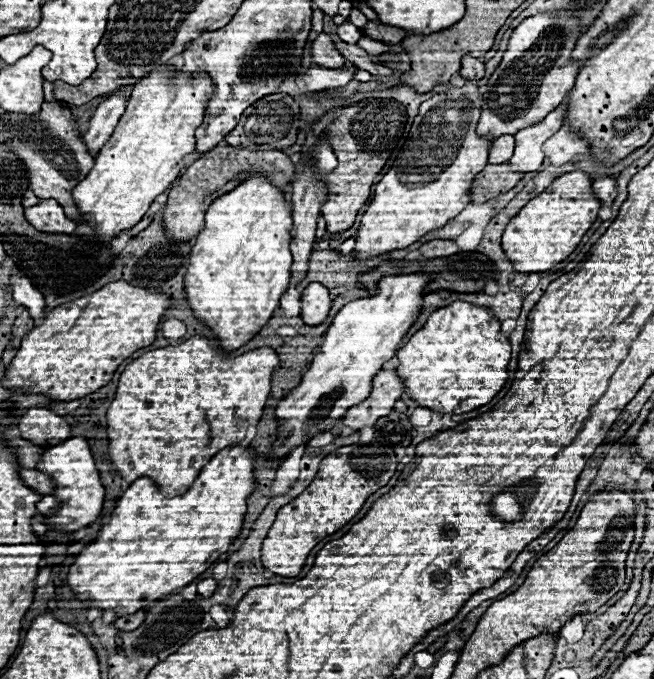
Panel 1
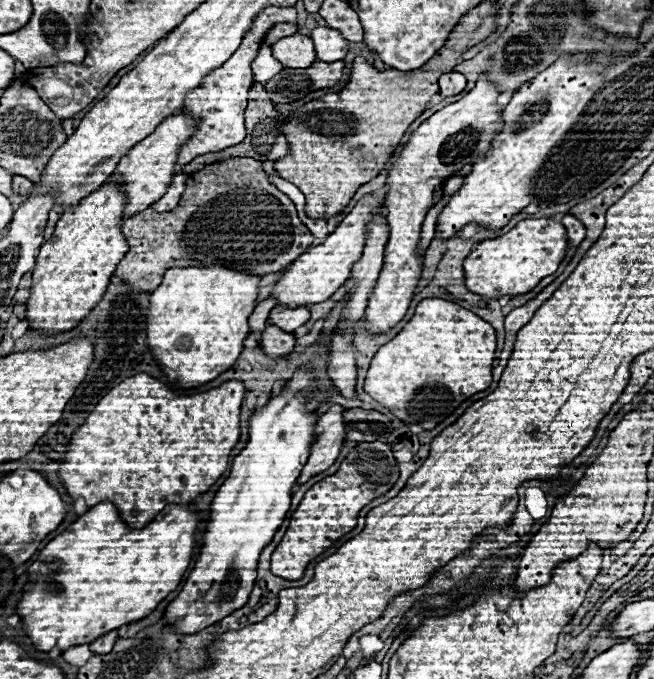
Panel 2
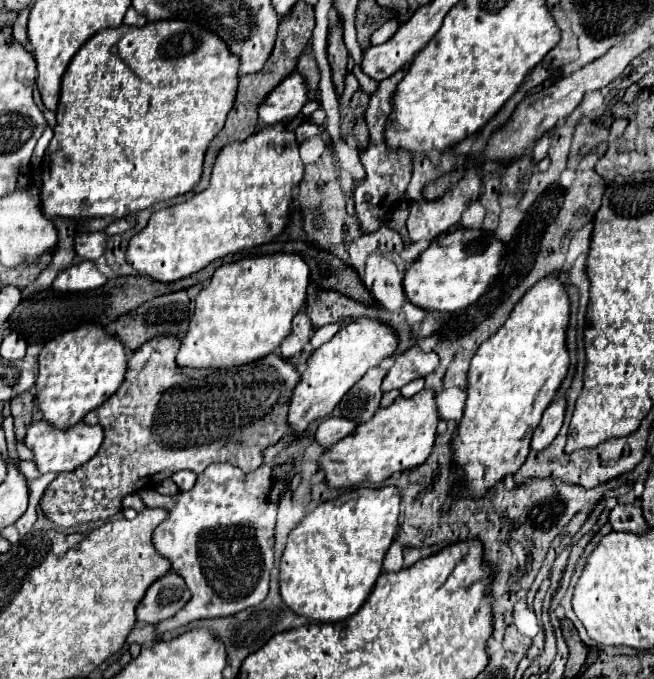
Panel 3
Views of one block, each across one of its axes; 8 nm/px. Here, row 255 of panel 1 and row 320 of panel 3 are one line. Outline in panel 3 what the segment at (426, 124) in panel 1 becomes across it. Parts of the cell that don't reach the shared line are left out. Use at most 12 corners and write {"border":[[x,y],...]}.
{"border":[[380,320],[342,326],[310,356],[290,400],[302,432],[398,348]]}

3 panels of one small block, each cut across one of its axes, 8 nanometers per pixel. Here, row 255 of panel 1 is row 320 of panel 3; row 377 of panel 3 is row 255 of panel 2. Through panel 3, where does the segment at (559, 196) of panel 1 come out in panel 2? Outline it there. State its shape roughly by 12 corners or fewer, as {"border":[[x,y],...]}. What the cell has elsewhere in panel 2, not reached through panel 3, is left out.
{"border":[[552,218],[518,222],[464,260],[484,298],[530,292],[568,238]]}

